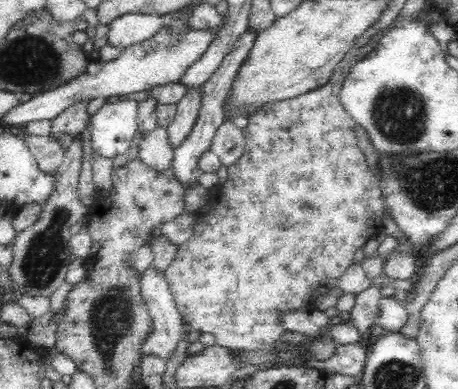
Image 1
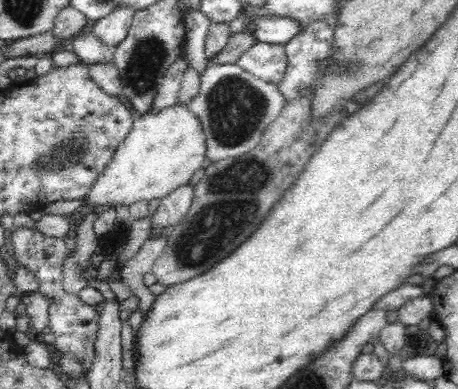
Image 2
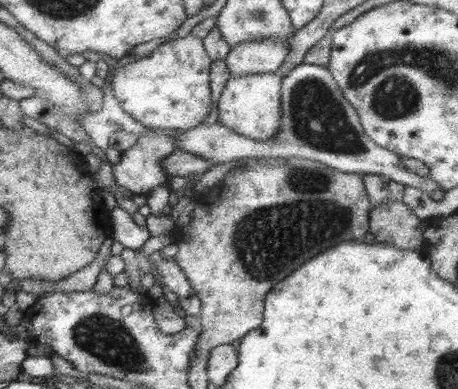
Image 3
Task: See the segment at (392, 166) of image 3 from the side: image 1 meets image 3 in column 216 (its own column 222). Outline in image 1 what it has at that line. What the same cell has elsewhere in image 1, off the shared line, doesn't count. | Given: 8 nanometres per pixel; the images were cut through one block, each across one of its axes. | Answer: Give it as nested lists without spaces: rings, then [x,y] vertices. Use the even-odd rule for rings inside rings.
[[[224,122],[214,140],[212,140],[212,152],[222,160],[226,168],[234,166],[242,158],[246,150],[246,140],[244,140],[244,130],[238,130],[234,122]]]

